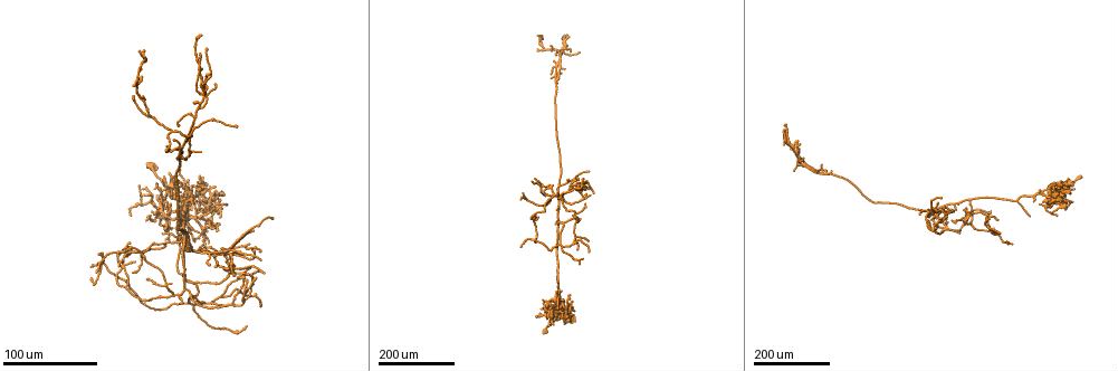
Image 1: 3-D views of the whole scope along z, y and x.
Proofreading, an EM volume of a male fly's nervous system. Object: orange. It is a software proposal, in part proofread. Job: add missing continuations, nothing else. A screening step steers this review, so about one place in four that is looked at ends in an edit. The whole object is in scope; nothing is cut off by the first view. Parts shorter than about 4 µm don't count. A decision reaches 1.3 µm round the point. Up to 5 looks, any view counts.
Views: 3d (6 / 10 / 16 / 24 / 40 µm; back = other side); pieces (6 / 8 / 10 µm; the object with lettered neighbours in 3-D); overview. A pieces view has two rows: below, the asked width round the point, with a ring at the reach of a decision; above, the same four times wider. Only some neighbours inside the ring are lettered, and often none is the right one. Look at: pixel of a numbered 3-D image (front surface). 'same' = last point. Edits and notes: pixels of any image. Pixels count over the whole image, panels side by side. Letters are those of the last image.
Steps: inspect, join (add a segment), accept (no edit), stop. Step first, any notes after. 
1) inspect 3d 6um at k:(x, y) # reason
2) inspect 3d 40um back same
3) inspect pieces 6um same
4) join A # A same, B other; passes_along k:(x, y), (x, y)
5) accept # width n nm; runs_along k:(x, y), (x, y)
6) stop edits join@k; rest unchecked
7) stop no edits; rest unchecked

inspect 3d 24um at 1:(563, 69) # end of a long branch

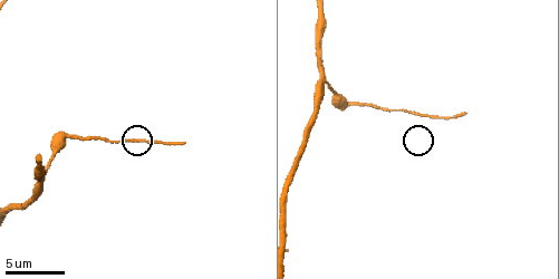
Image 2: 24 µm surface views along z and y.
inspect pieces 6um at 2:(181, 144)

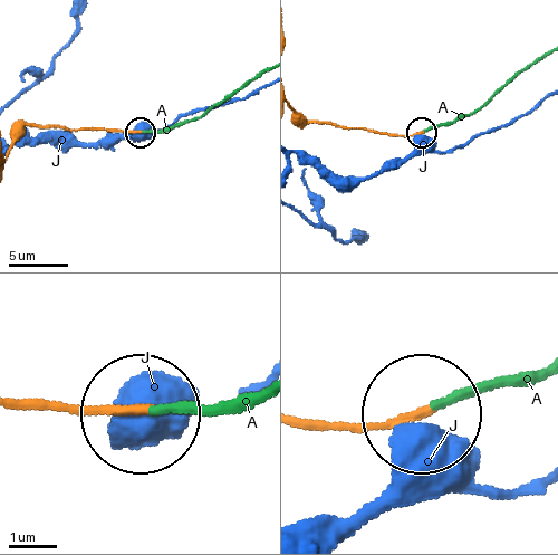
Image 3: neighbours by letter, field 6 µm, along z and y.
join A # A same, J other; passes_along 3:(18, 404), (255, 404); it goes on there

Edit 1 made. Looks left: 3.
inspect 3d 24um at 1:(590, 172)

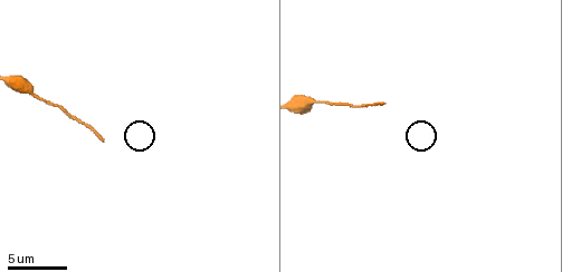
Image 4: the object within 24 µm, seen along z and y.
inspect pieces 8um at 4:(382, 102)

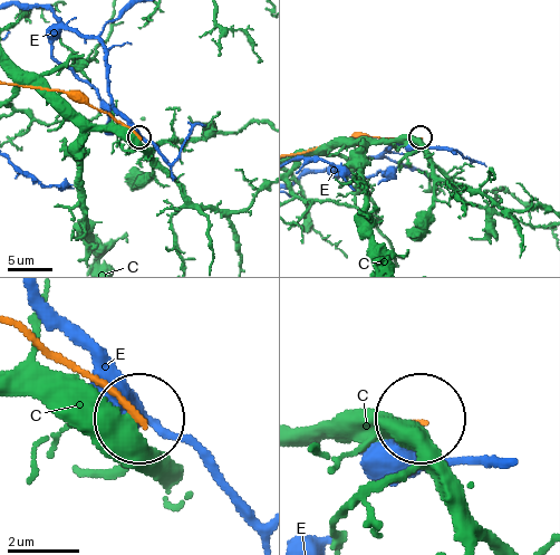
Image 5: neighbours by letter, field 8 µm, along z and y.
accept # C other, E other; runs_along 5:(17, 84), (77, 92), (137, 135); no lettered segment goes on from it

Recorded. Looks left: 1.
stop edits join@3; rest unchecked

